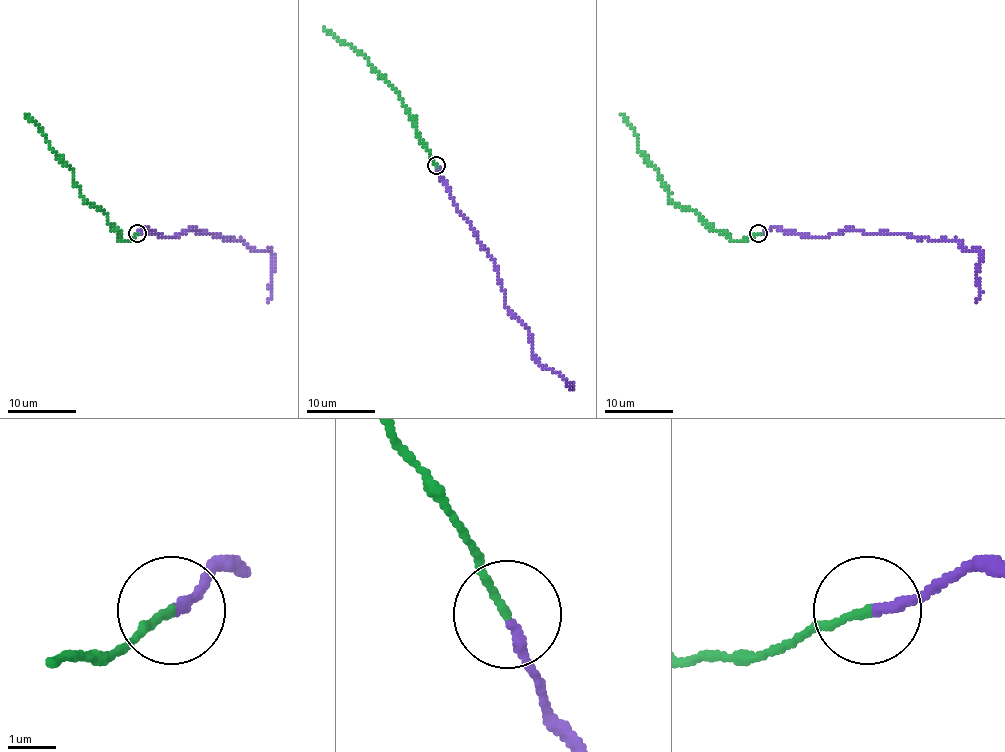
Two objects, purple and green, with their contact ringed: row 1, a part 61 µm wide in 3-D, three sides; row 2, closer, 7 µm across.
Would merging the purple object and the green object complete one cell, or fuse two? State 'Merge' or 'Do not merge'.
Merge

